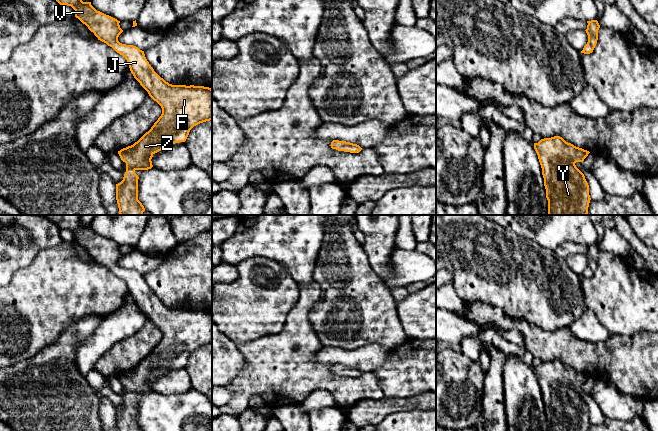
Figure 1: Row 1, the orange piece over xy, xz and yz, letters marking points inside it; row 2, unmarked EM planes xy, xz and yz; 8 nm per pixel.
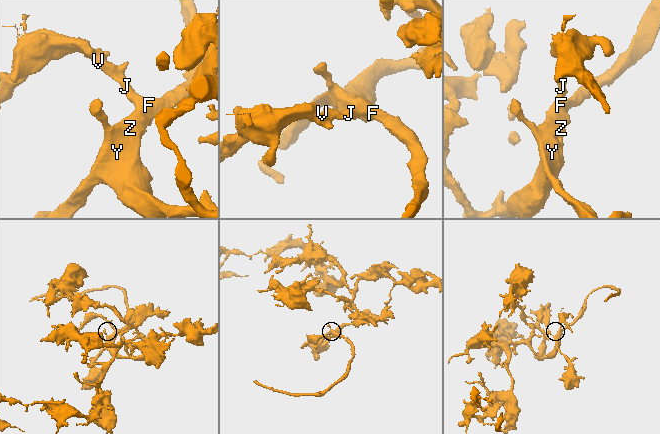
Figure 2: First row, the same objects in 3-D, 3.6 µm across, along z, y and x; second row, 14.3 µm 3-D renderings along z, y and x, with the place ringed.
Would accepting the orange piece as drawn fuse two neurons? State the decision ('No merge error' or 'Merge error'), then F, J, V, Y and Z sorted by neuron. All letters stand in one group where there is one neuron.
No merge error. Groups: F J V Y Z

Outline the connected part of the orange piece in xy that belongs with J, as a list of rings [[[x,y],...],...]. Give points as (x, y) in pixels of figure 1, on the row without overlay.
[[[40,215],[53,223],[60,229],[71,230],[78,242],[88,253],[94,257],[98,264],[112,271],[122,279],[128,286],[131,297],[140,309],[148,316],[149,320],[162,332],[162,338],[151,353],[146,356],[133,369],[118,375],[123,386],[126,387],[126,396],[123,404],[116,408],[116,424],[118,431],[144,431],[138,424],[138,399],[136,394],[148,394],[153,391],[152,381],[155,377],[179,366],[185,366],[190,354],[203,346],[212,344],[212,313],[204,310],[172,309],[161,302],[147,285],[144,275],[133,269],[122,268],[118,265],[123,256],[120,245],[97,235],[91,226],[83,226],[81,215]]]

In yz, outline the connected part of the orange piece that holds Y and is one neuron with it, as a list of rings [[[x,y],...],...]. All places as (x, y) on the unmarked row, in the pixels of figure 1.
[[[560,360],[541,363],[534,367],[534,373],[542,392],[548,431],[589,431],[589,409],[575,387],[583,386],[590,376],[566,366]]]

